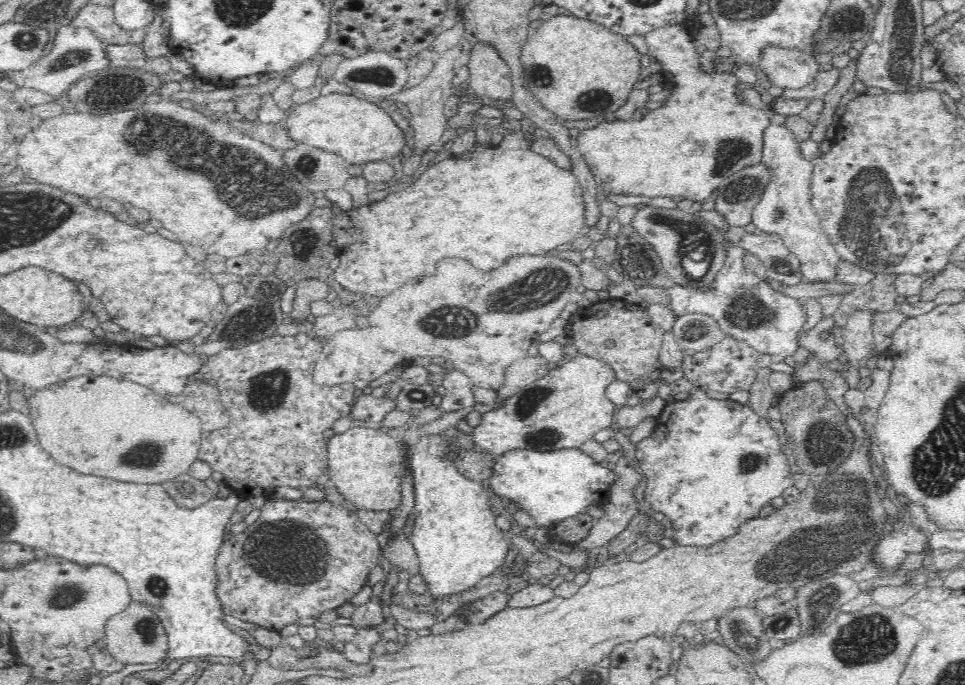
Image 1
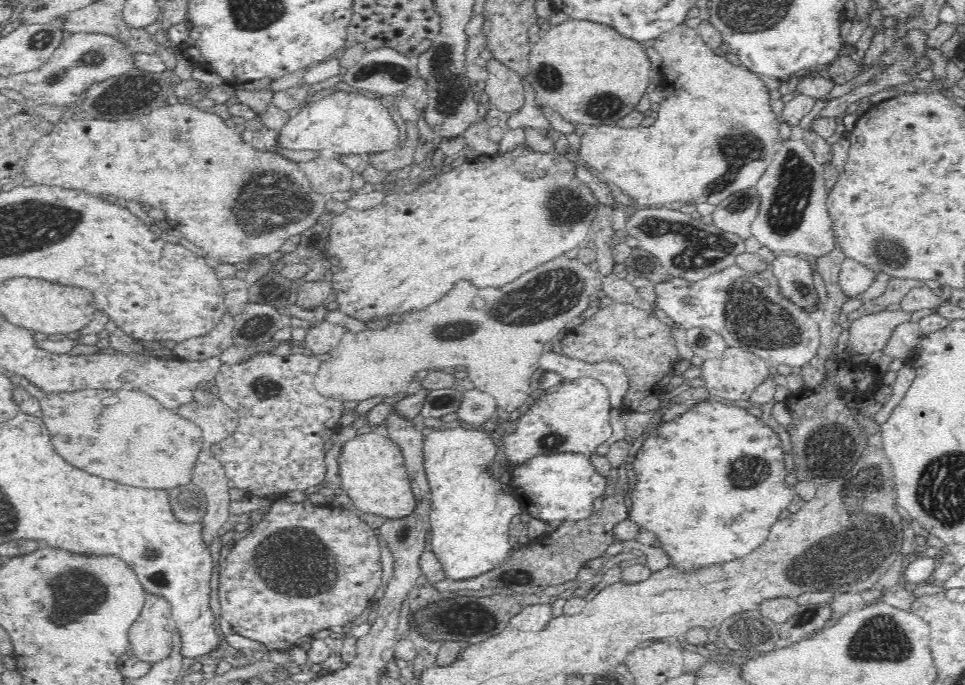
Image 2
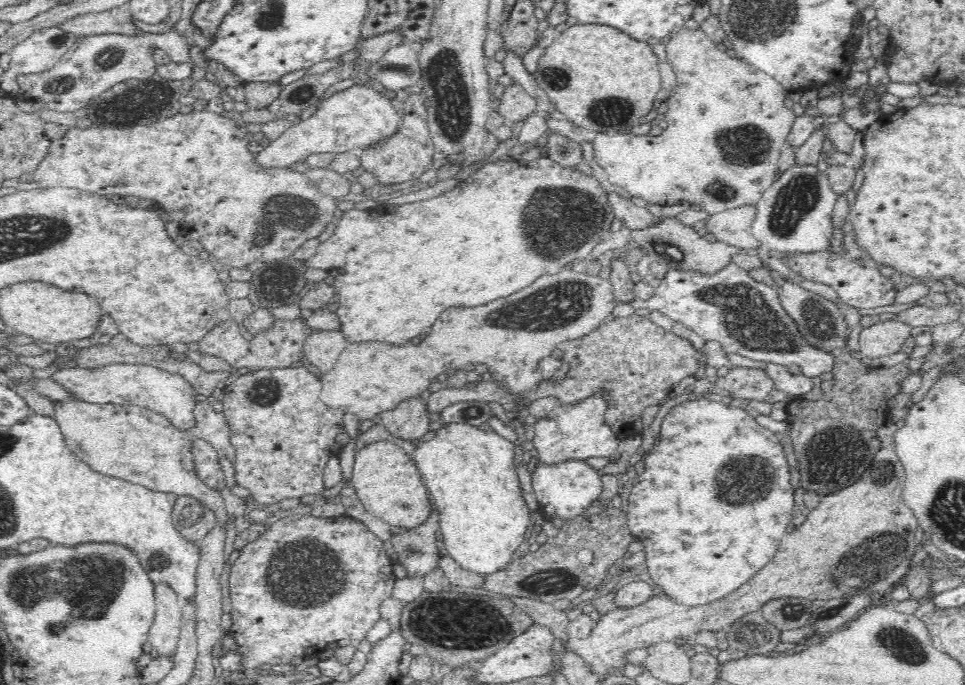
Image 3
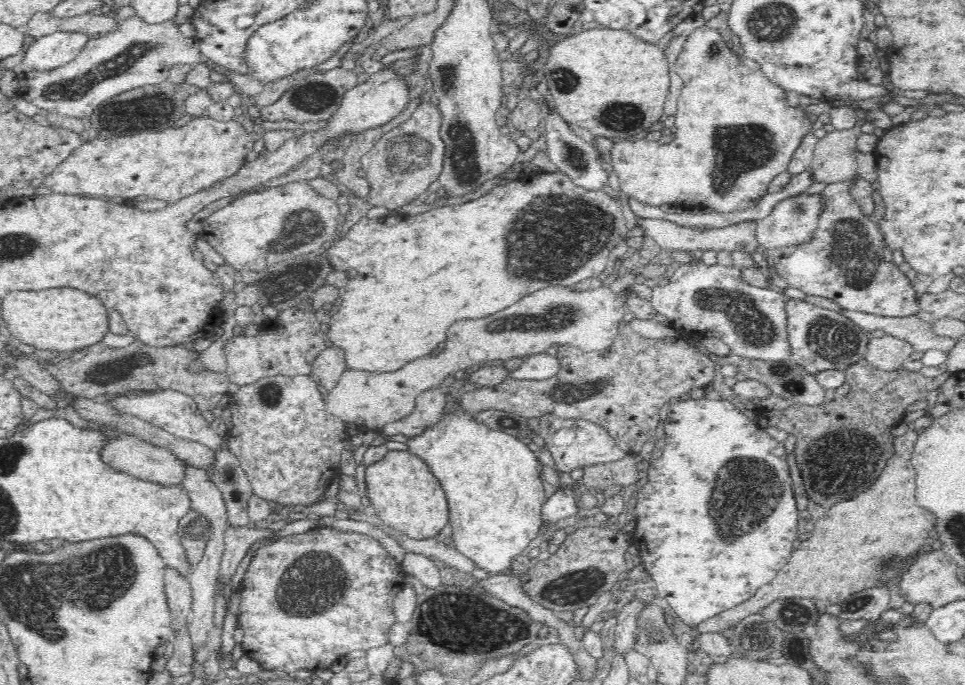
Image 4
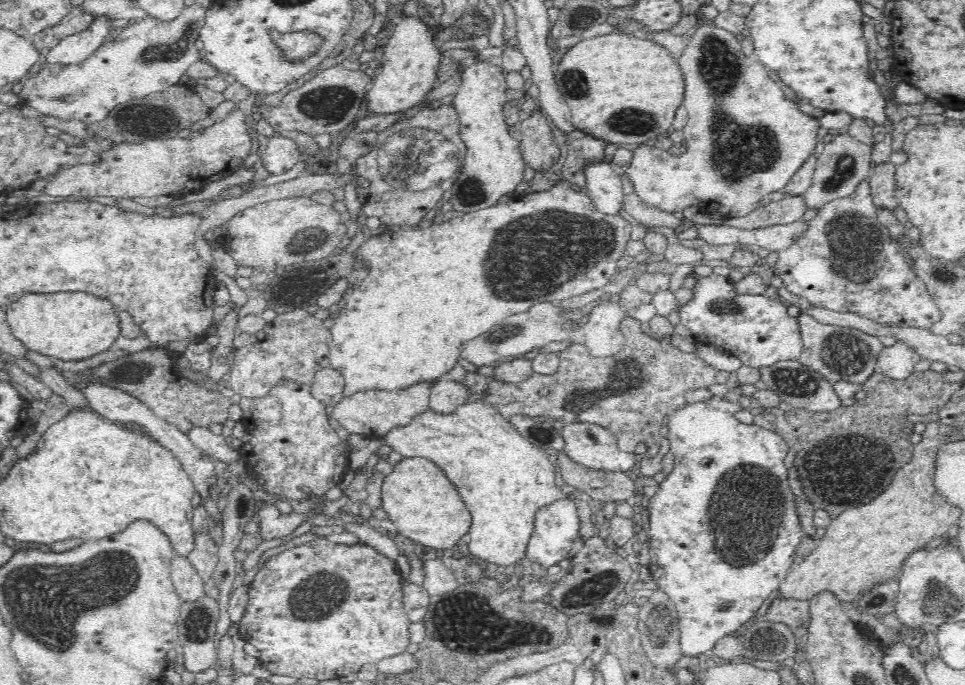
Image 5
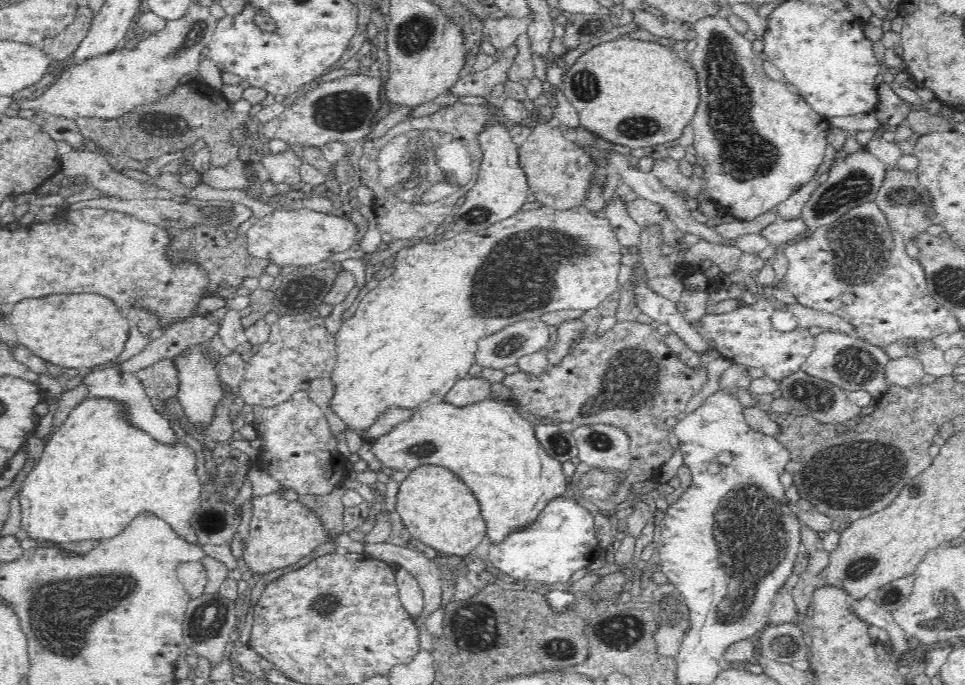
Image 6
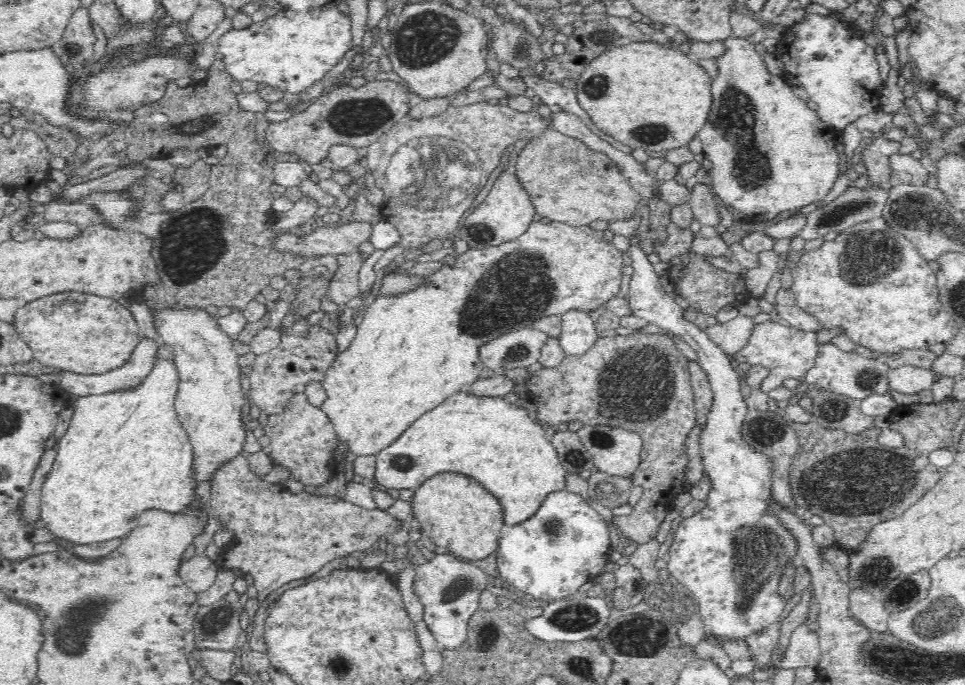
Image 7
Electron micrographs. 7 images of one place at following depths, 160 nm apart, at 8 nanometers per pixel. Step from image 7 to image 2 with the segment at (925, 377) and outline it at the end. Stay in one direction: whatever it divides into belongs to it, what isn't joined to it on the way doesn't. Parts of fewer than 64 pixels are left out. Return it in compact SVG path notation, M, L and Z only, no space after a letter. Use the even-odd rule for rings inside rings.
M887 310L865 314L850 321L848 336L851 348L858 354L869 354L885 348L897 326L909 322L912 312Z

